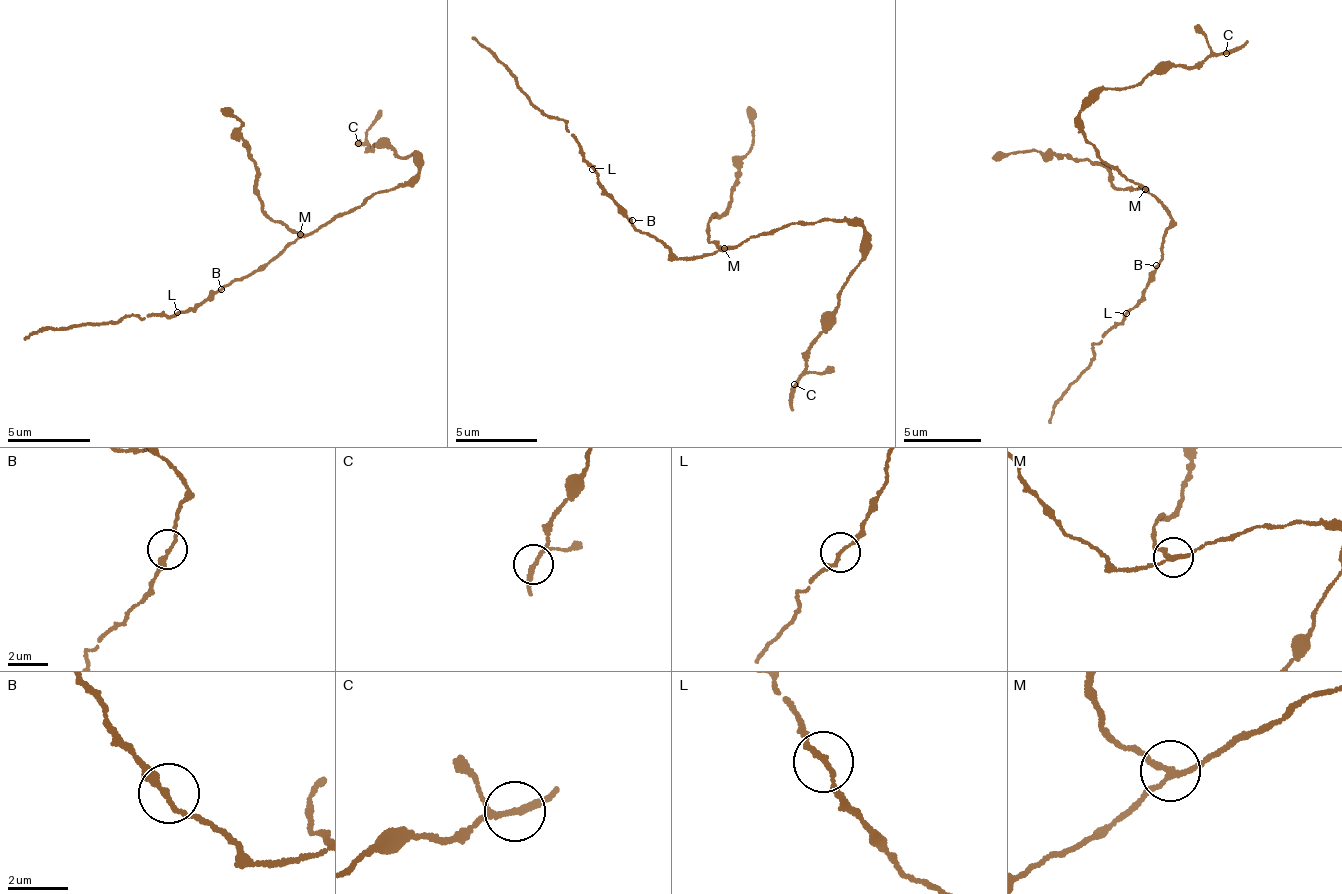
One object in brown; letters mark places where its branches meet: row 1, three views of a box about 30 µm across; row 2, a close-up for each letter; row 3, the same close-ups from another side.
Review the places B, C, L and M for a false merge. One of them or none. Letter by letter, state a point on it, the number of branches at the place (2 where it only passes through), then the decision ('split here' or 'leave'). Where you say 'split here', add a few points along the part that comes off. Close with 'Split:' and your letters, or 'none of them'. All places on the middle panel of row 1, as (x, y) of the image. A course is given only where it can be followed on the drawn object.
B: at (632, 220); 2 branches meet; leave
C: at (794, 384); 3 branches meet; leave
L: at (592, 169); 2 branches meet; leave
M: at (724, 248); 3 branches meet; split here; foreign part runs (725, 248), (708, 241), (708, 222), (718, 215), (732, 197), (739, 157), (752, 142), (748, 105)
Split: M

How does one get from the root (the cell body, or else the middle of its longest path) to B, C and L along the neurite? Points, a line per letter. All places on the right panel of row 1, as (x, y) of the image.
B: (1146, 189), (1166, 206), (1171, 217), (1161, 245), (1163, 257), (1157, 266)
C: (1146, 189), (1109, 166), (1081, 136), (1080, 106), (1109, 88), (1125, 90), (1179, 64), (1195, 66), (1226, 53)
L: (1146, 189), (1166, 206), (1171, 217), (1161, 245), (1161, 259), (1148, 277), (1141, 299), (1126, 309), (1125, 314)

